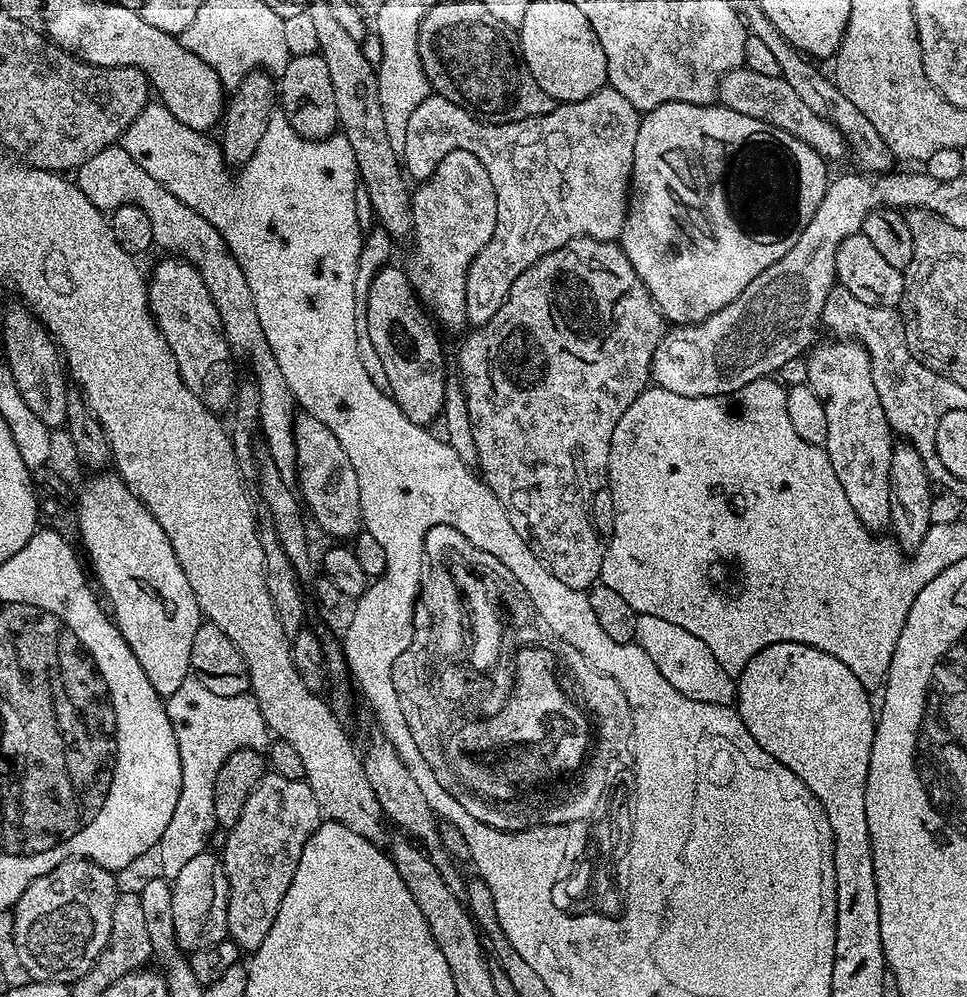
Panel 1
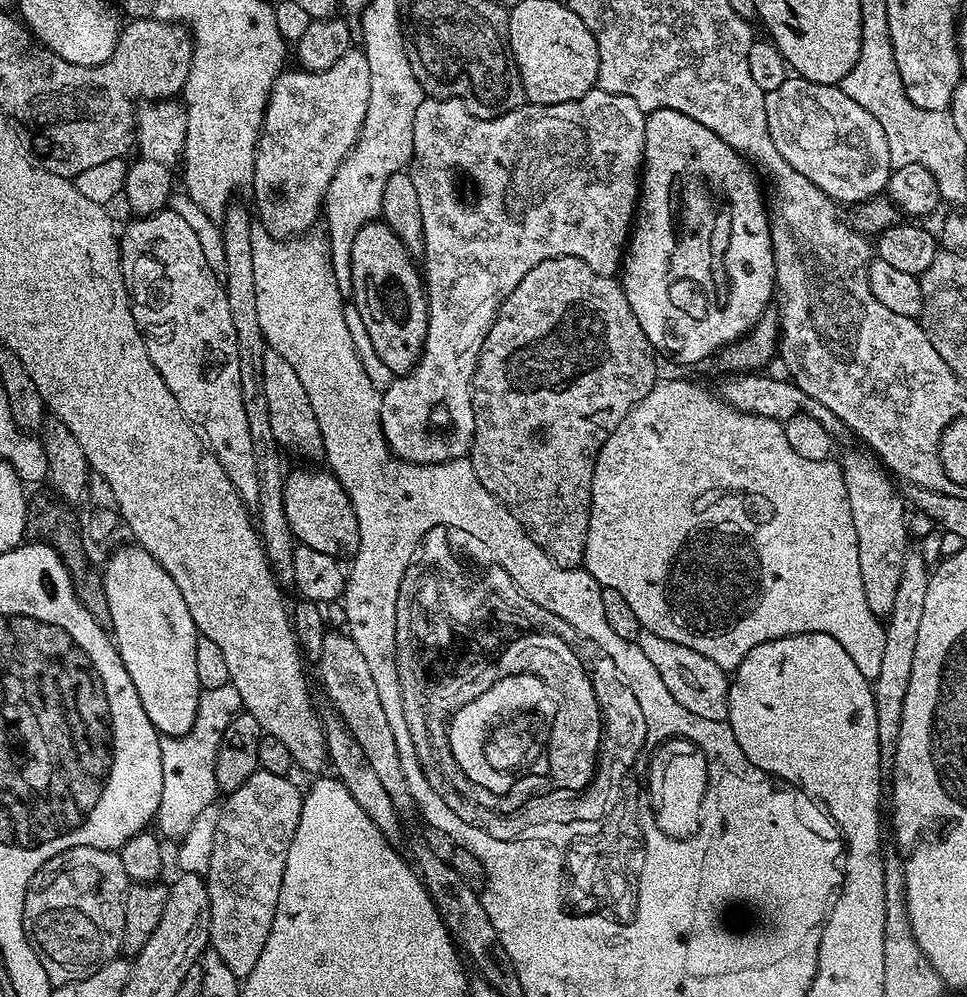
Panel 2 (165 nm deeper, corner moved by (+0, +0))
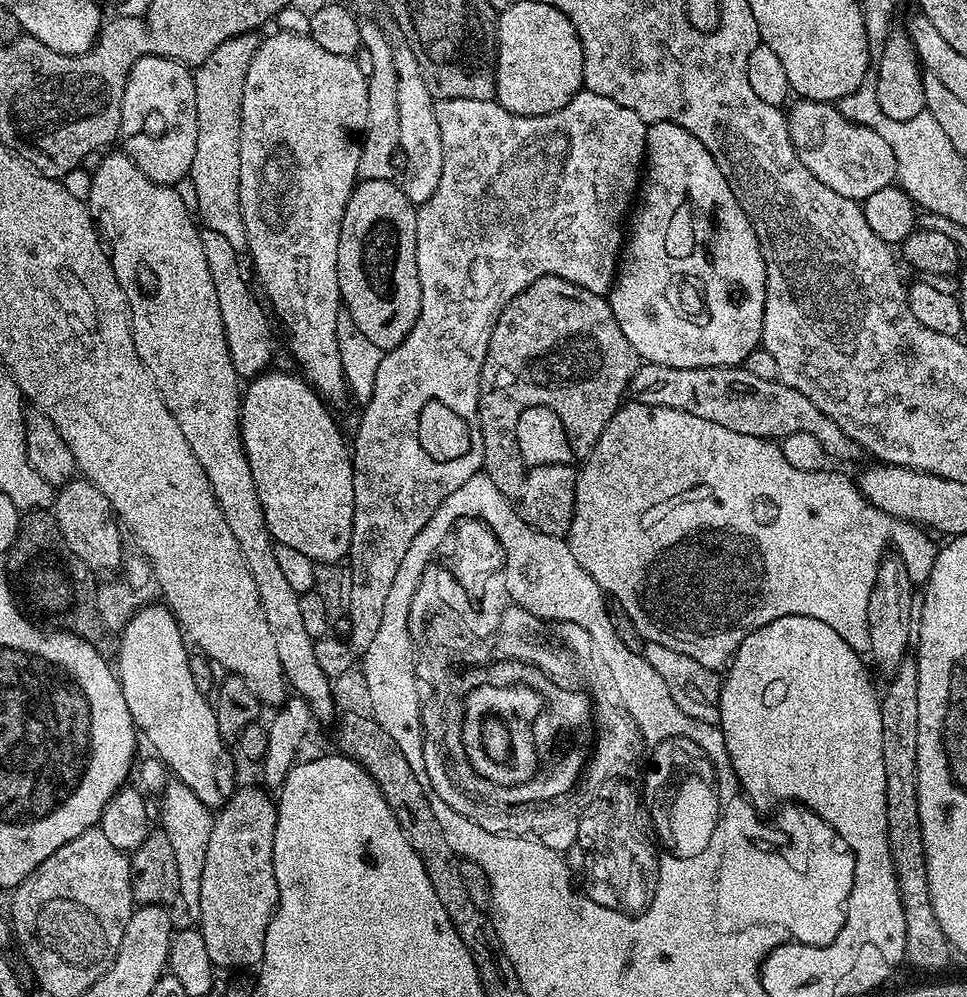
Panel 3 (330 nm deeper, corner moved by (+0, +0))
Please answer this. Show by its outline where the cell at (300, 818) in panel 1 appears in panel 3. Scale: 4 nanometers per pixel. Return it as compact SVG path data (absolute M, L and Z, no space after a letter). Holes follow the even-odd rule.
M237 787L224 807L215 813L210 843L206 845L206 866L202 866L200 921L206 951L220 968L255 969L264 956L266 930L280 903L274 878L274 830L276 800L263 787Z

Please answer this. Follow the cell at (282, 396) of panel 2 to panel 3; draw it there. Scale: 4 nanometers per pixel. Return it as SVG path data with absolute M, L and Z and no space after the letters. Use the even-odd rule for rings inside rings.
M201 227L200 237L202 250L206 250L206 266L210 266L210 278L214 278L214 294L218 294L218 310L222 310L222 326L230 350L230 362L234 362L236 375L241 378L259 376L260 373L269 371L271 364L268 363L272 360L272 328L268 325L269 313L261 297L254 291L250 280L248 285L248 280L240 269L241 253L236 252L234 246L230 246L230 242L222 234L209 228Z

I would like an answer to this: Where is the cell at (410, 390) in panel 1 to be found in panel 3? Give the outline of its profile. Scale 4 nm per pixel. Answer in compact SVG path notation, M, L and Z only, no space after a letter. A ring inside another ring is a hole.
M360 180L355 190L352 192L350 202L346 202L346 210L342 218L342 230L338 238L338 286L340 287L340 299L343 307L354 318L354 326L374 342L382 350L397 348L399 344L408 337L414 322L420 313L420 303L422 302L422 290L418 282L418 258L416 257L416 210L417 205L411 204L406 198L403 187L392 180Z

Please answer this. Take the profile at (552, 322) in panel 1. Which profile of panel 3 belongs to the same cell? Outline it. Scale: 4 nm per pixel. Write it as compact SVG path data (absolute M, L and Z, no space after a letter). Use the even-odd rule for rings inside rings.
M538 278L501 310L480 375L483 471L531 528L542 534L567 537L576 505L576 474L610 418L625 403L628 387L641 363L634 346L626 342L626 334L622 334L622 326L618 326L607 299L566 282L566 278Z

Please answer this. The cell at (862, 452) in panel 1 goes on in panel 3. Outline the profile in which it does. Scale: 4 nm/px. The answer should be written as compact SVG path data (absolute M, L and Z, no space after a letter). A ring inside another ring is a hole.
M895 554L885 555L878 566L878 578L866 606L866 618L870 626L870 646L868 652L876 659L877 673L895 674L898 666L909 655L914 640L914 604L912 608L914 585L904 561Z

